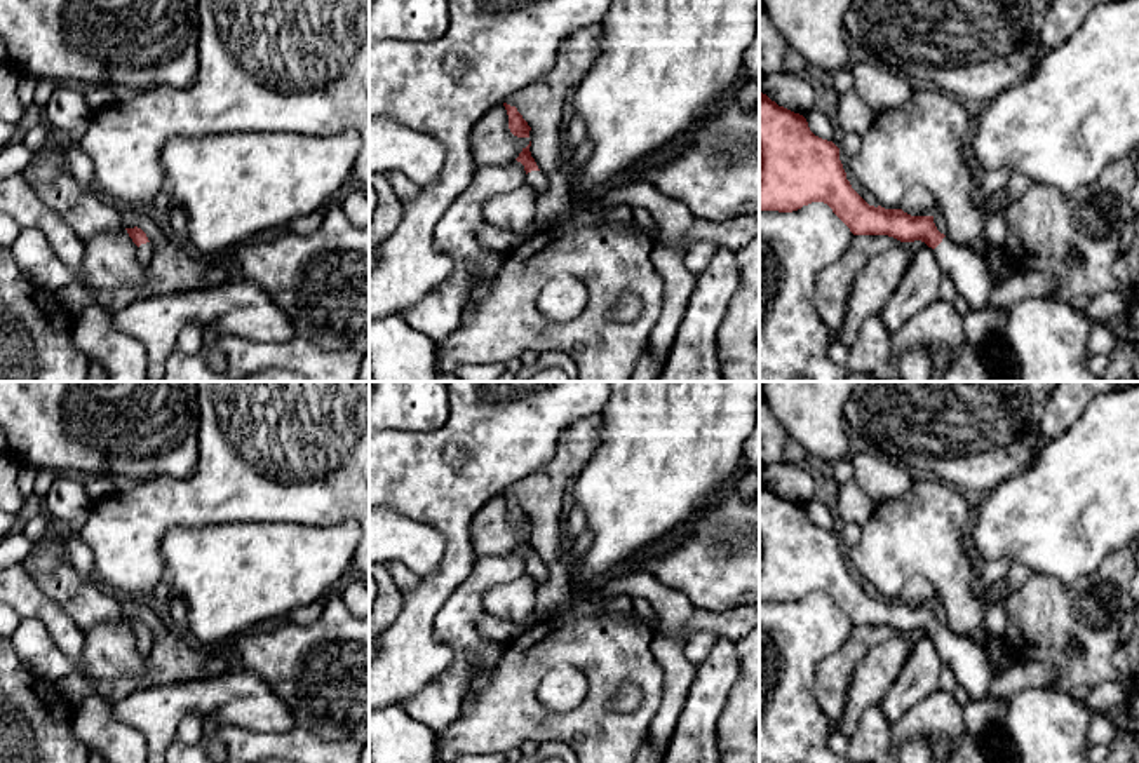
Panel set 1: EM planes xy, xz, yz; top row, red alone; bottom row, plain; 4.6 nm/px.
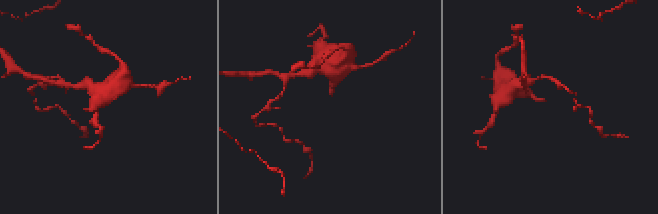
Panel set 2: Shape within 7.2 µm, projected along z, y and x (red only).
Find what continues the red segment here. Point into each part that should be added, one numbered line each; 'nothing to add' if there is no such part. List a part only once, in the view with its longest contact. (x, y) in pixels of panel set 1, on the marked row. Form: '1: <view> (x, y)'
1: xz (535, 178)

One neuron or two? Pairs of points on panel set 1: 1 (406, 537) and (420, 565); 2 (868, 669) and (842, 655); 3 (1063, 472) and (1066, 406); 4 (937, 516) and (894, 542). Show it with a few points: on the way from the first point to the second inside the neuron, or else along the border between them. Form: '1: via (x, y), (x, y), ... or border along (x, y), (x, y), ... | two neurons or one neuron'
1: via (413, 544), (420, 551), (420, 558) | one neuron
2: border along (890, 640), (876, 643), (861, 659), (845, 702) | two neurons
3: border along (1091, 399), (1085, 410), (1059, 436), (1045, 441) | two neurons
4: via (927, 526), (920, 533), (904, 539) | one neuron

